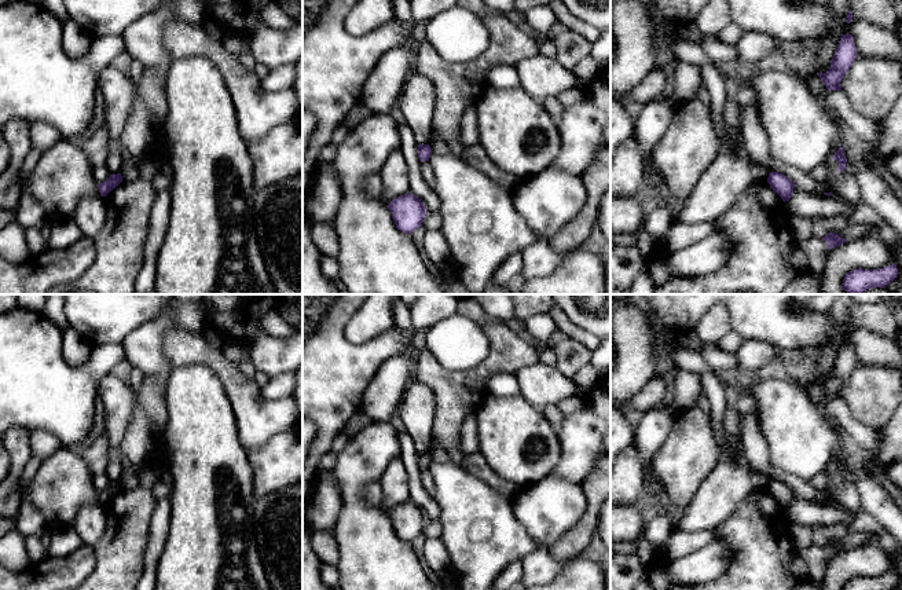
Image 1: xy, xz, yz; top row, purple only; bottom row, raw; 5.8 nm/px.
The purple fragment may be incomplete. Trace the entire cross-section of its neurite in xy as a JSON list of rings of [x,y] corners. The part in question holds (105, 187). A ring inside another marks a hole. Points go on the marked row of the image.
[[[121,173],[110,175],[110,177],[98,184],[99,193],[102,197],[106,197],[113,188],[116,188],[122,182]]]

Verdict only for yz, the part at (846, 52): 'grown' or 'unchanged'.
unchanged

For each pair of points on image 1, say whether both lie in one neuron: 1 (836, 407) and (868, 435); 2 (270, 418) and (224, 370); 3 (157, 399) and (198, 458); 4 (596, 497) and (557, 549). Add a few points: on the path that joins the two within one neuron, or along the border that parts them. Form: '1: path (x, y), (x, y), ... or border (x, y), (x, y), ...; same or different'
1: path (842, 416), (860, 433); same
2: path (257, 406), (234, 383); same
3: border (162, 385), (167, 407), (165, 425); different
4: path (593, 510), (589, 523), (571, 541); same

